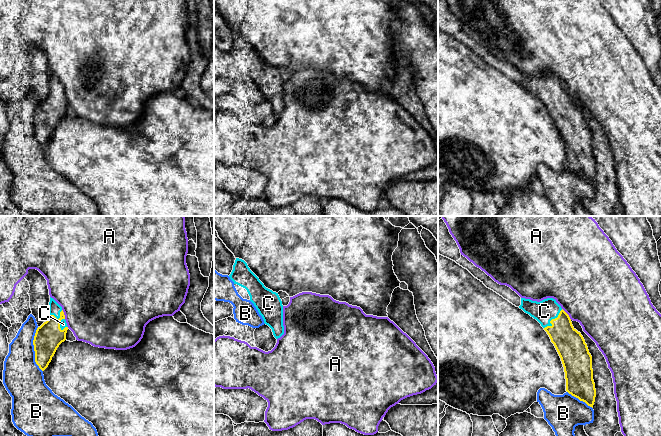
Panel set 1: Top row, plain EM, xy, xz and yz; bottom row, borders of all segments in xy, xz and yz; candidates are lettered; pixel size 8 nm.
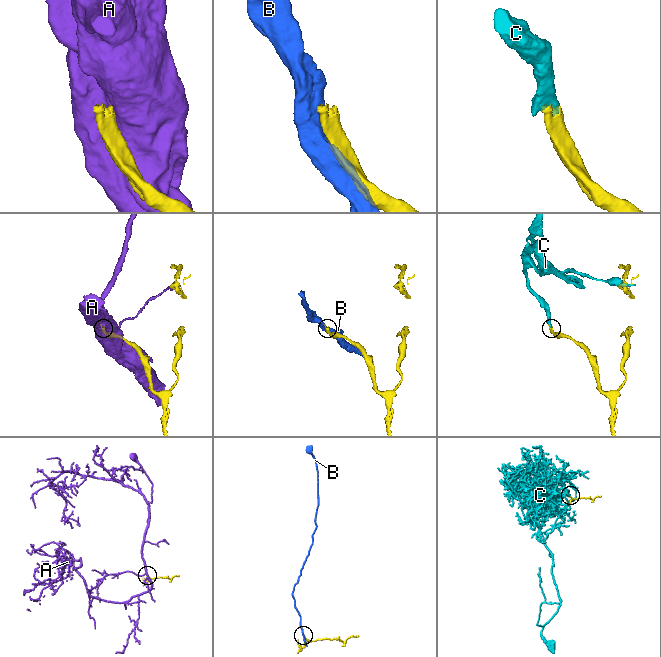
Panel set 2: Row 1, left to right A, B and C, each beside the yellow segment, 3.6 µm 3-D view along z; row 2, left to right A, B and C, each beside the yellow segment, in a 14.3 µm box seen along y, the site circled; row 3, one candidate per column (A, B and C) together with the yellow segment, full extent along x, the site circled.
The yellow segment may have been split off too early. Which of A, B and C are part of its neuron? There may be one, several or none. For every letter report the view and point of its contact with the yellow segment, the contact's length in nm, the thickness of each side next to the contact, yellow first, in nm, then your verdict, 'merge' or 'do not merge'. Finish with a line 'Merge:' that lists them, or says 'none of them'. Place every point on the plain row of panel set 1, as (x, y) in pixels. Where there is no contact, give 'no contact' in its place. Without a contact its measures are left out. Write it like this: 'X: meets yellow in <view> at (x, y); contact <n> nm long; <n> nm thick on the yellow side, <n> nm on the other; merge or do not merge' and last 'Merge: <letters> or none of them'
A: meets yellow in yz at (567, 90); contact 120 nm long; 240 nm thick on the yellow side, 500 nm on the other; do not merge
B: meets yellow in xy at (34, 125); contact 360 nm long; 220 nm thick on the yellow side, 320 nm on the other; do not merge
C: meets yellow in yz at (552, 95); contact 220 nm long; 240 nm thick on the yellow side, 180 nm on the other; merge
Merge: C

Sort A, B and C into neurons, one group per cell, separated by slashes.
A / B / C

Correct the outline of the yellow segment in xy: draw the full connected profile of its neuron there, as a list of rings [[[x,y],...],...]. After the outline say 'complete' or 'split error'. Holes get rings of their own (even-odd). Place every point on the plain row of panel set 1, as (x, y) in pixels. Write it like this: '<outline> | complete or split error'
[[[50,73],[49,94],[37,104],[33,121],[35,138],[44,147],[59,121],[66,116],[68,102],[62,83]]] | split error

